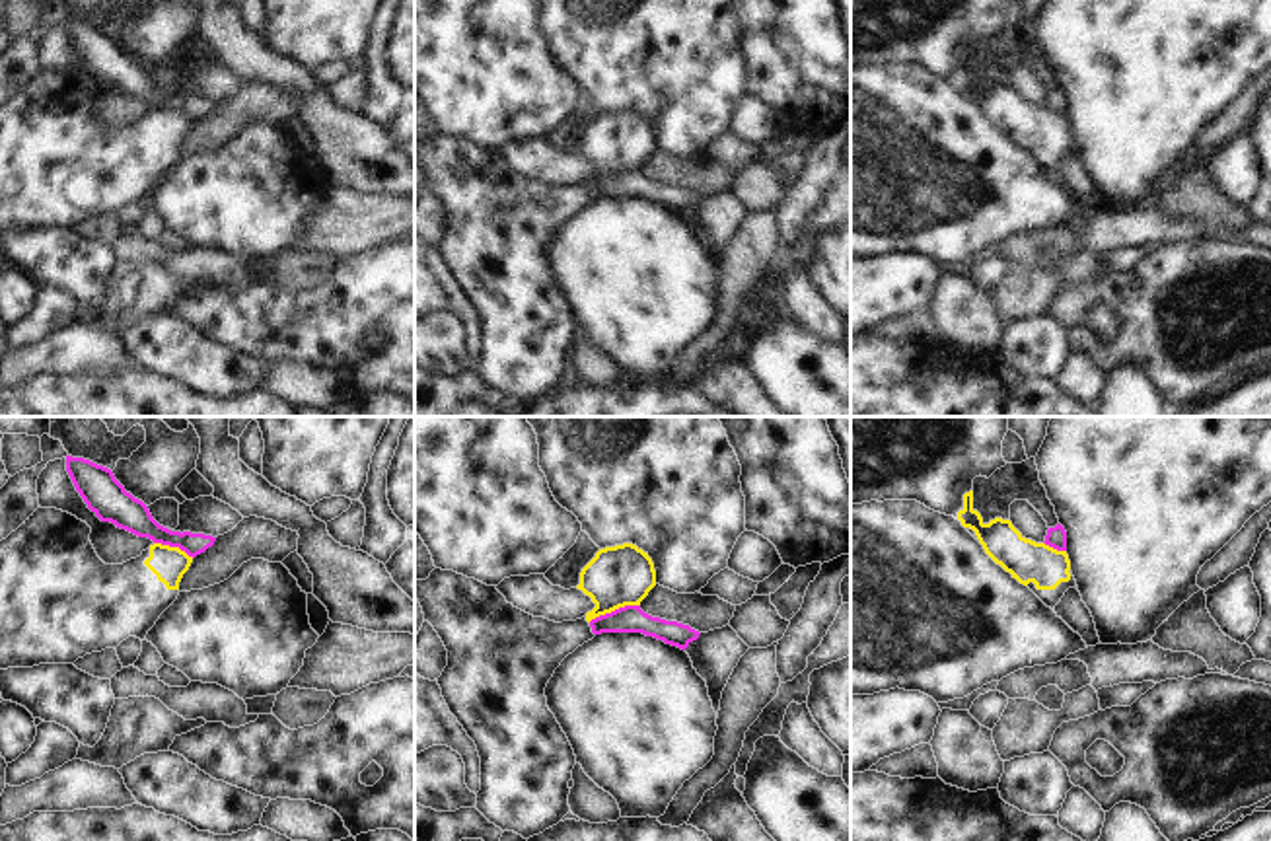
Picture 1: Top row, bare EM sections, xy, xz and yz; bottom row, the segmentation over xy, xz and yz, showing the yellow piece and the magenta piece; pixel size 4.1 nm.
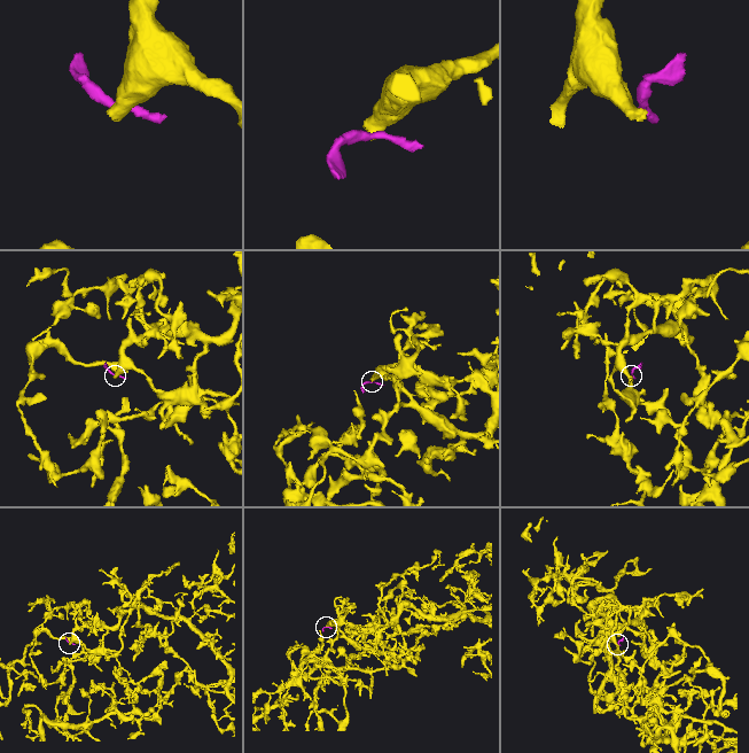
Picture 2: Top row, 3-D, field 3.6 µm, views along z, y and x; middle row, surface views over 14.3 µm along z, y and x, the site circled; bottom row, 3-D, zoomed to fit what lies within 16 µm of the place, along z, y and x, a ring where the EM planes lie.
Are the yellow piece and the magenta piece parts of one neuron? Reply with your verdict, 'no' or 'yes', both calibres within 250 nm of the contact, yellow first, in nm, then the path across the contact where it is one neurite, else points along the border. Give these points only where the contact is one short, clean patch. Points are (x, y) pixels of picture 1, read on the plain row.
no; 260 nm thick on the yellow side, 110 nm on the other; border along xz (639, 168), (616, 172), (588, 185)

